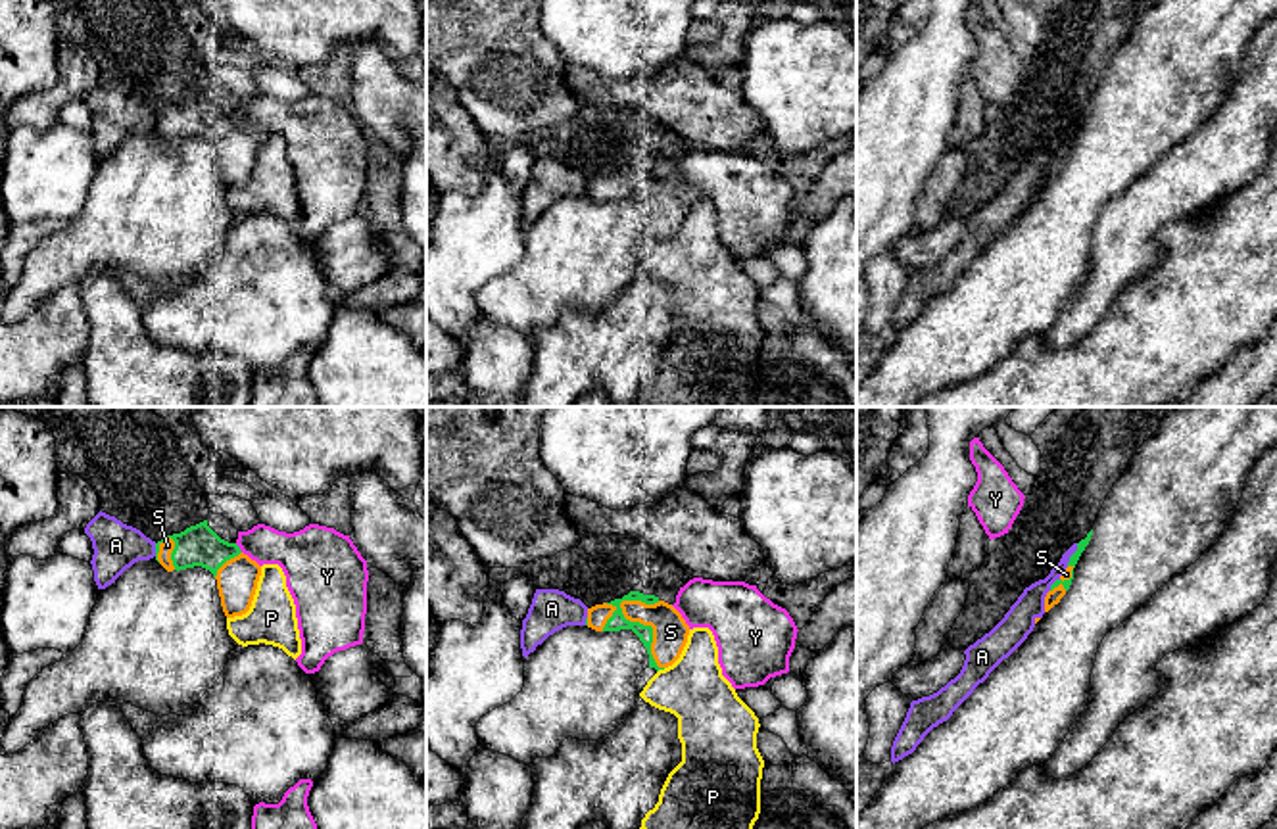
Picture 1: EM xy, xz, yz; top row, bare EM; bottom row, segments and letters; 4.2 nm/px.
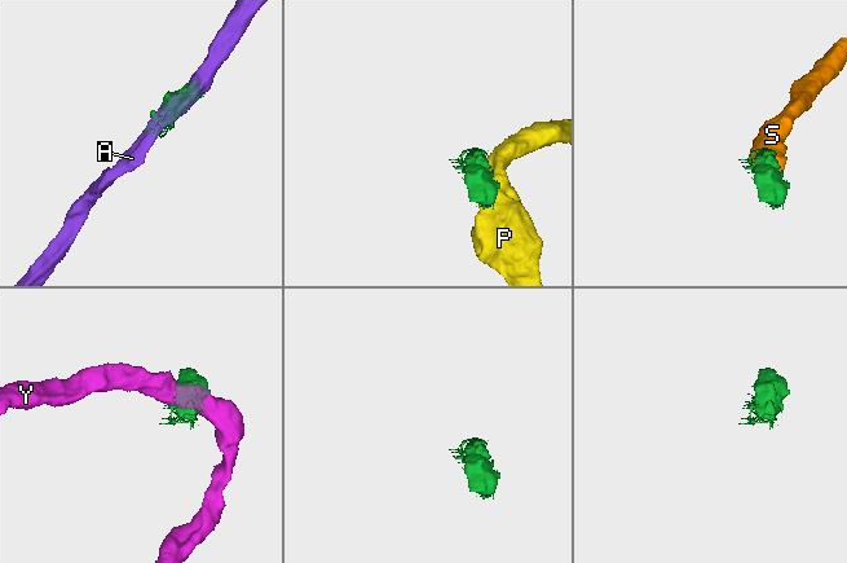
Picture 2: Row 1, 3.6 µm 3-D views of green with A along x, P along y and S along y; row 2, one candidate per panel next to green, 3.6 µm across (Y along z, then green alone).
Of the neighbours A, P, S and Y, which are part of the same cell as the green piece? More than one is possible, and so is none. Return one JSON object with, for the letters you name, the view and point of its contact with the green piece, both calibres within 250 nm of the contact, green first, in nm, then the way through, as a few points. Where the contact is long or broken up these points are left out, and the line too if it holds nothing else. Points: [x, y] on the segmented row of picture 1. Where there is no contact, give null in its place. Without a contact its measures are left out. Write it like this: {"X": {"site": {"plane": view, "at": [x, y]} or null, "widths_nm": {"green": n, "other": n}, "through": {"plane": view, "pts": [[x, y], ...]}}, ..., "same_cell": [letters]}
{"S": {"site": {"plane": "xz", "at": [648, 626]}, "widths_nm": {"green": 70, "other": 150}}, "same_cell": ["S"]}

